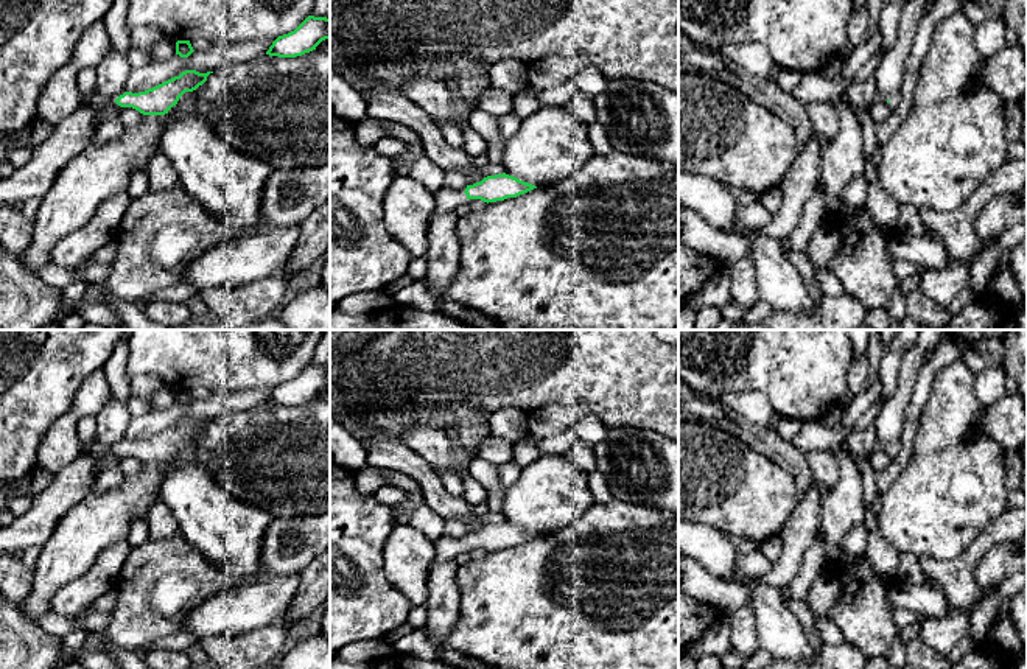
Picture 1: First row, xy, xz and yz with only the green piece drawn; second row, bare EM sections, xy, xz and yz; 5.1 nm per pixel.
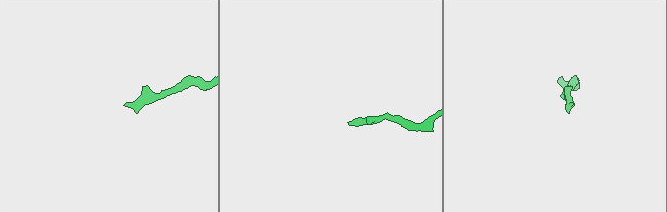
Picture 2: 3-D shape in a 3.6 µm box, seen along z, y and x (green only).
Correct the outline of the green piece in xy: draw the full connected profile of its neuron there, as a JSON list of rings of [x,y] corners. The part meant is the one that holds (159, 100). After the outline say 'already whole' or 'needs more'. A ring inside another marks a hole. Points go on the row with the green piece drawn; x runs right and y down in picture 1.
[[[185,70],[179,76],[145,92],[124,92],[115,103],[121,107],[132,107],[143,115],[165,115],[185,92],[193,92],[202,86],[210,73],[213,72],[199,73],[196,70]]]; already whole

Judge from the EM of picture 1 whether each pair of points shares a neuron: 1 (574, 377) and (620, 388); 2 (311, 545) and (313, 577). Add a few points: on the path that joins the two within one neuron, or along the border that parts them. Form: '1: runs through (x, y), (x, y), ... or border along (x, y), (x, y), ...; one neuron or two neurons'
1: runs through (585, 377), (609, 377); one neuron
2: border along (313, 559), (301, 574); two neurons

